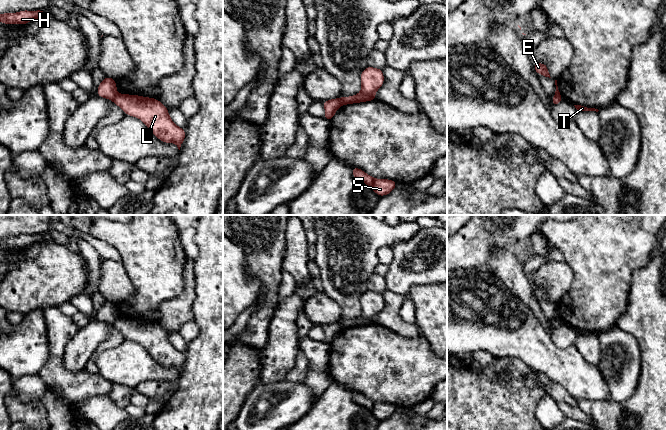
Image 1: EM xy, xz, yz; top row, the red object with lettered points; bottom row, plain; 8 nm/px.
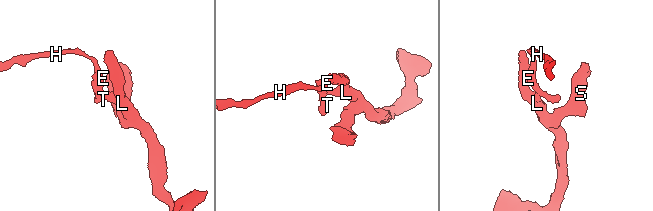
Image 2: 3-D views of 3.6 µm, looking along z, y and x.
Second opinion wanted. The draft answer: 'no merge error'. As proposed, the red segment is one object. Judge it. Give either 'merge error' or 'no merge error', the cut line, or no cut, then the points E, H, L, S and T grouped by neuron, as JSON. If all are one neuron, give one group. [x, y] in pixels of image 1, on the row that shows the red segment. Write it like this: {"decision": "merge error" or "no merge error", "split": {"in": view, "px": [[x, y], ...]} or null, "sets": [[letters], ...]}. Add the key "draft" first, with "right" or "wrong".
{"draft": "wrong", "decision": "merge error", "split": {"in": "xy", "px": [[117, 93], [112, 100]]}, "sets": [["E", "H", "T"], ["L", "S"]]}

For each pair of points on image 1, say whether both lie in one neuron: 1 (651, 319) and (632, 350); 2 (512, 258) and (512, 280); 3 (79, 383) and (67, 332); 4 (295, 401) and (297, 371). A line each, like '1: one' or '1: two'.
1: two
2: one
3: one
4: two

